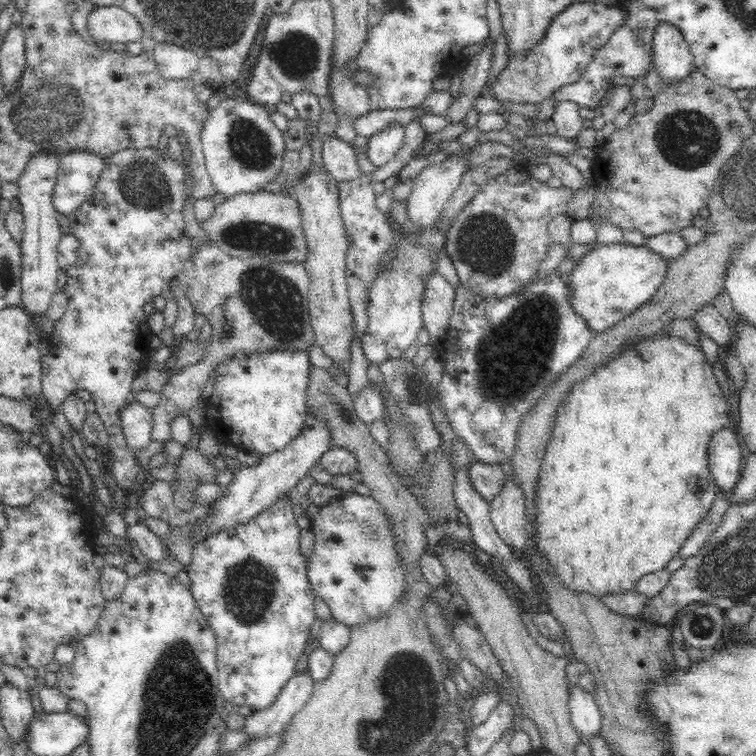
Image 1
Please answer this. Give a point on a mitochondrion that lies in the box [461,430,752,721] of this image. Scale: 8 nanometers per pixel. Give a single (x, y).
(702, 625)

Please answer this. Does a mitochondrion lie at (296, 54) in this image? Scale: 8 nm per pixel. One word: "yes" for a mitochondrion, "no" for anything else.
yes

